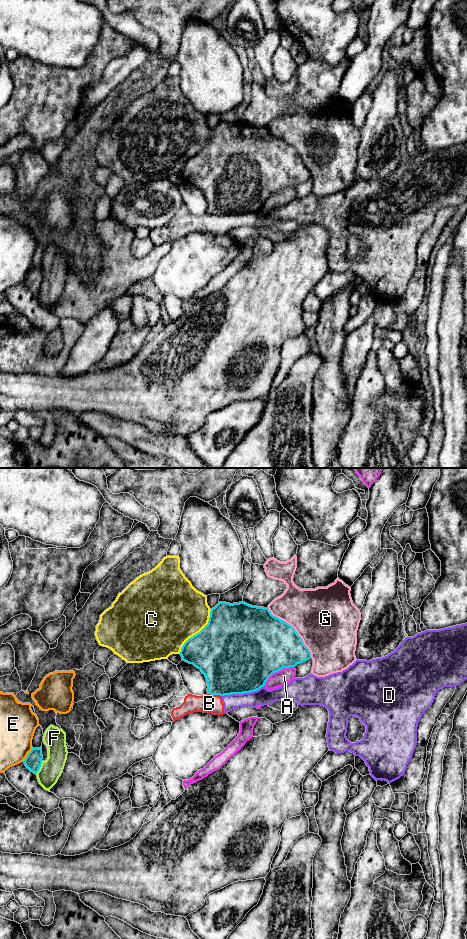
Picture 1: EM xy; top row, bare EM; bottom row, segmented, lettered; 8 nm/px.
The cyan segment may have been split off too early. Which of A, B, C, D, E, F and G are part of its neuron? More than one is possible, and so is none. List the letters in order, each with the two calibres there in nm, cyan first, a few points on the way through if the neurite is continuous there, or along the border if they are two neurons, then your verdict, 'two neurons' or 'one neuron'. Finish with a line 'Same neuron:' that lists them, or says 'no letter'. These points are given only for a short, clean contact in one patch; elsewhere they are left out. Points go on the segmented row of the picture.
A: calibres 500 and 120 nm; two neurons
B: calibres 440 and 150 nm; two neurons
C: calibres 500 and 480 nm; two neurons
D: calibres 500 and 140 nm; two neurons
E: calibres 140 and 280 nm; two neurons
F: calibres 140 and 170 nm; two neurons
G: calibres 460 and 480 nm; two neurons
Same neuron: no letter

